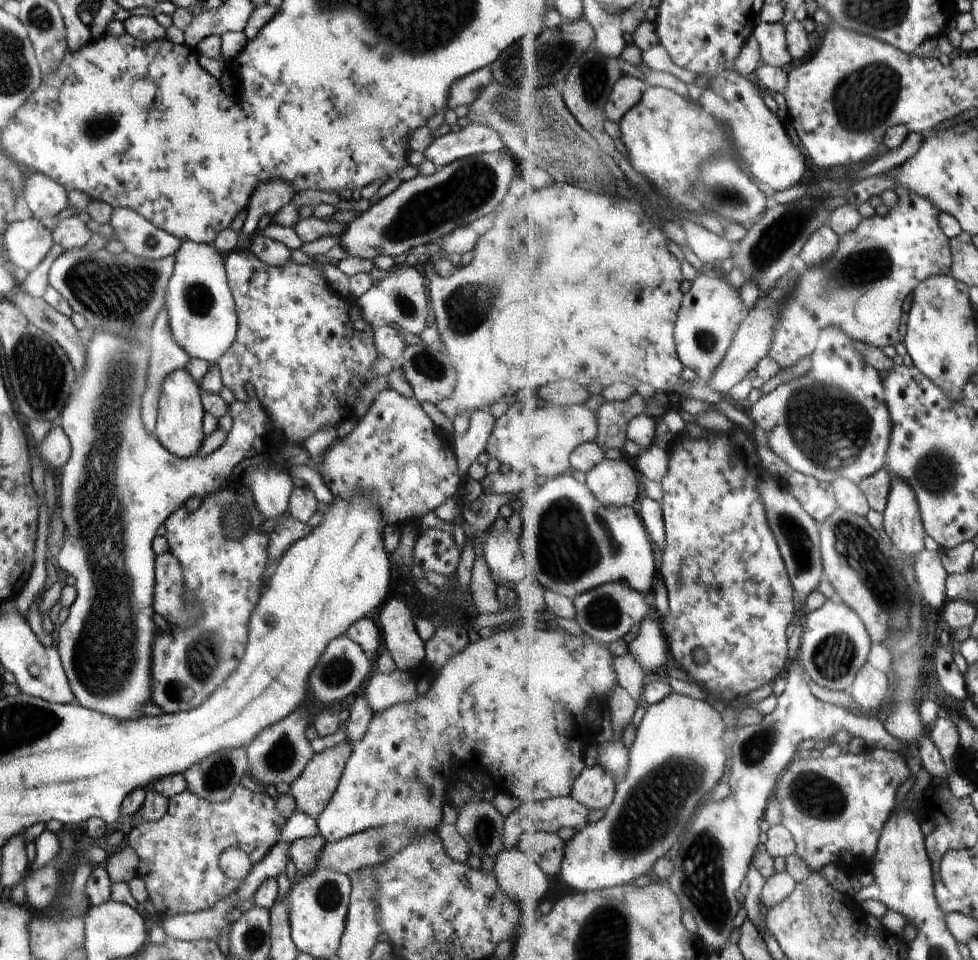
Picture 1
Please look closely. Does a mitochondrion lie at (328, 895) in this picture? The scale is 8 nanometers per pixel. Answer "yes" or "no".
yes

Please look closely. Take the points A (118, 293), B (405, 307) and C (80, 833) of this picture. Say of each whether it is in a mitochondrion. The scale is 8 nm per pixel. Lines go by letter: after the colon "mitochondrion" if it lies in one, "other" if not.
A: mitochondrion
B: mitochondrion
C: other

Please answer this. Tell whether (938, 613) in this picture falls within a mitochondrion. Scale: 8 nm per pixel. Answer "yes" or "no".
no

